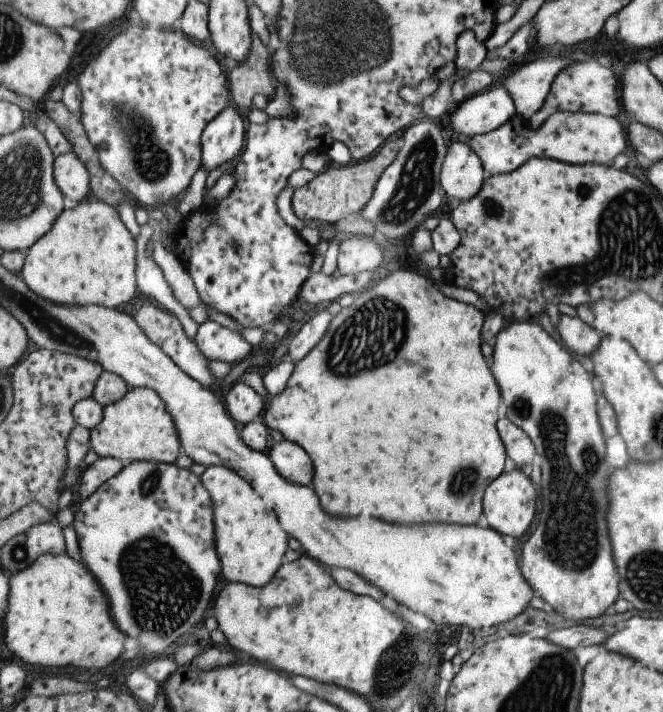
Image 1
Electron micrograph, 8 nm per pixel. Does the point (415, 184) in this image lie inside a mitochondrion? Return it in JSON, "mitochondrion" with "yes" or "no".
{"mitochondrion":"yes"}

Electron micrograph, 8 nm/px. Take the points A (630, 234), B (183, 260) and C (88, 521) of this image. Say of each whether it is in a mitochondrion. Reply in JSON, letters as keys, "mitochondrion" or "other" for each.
{"A":"mitochondrion","B":"other","C":"other"}

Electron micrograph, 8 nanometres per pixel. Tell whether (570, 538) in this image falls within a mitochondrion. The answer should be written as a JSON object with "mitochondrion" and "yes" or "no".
{"mitochondrion":"yes"}

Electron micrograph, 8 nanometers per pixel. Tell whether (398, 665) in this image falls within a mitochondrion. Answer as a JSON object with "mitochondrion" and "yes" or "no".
{"mitochondrion":"yes"}

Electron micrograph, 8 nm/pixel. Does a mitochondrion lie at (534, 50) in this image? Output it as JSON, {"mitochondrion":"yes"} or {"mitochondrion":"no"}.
{"mitochondrion":"no"}

